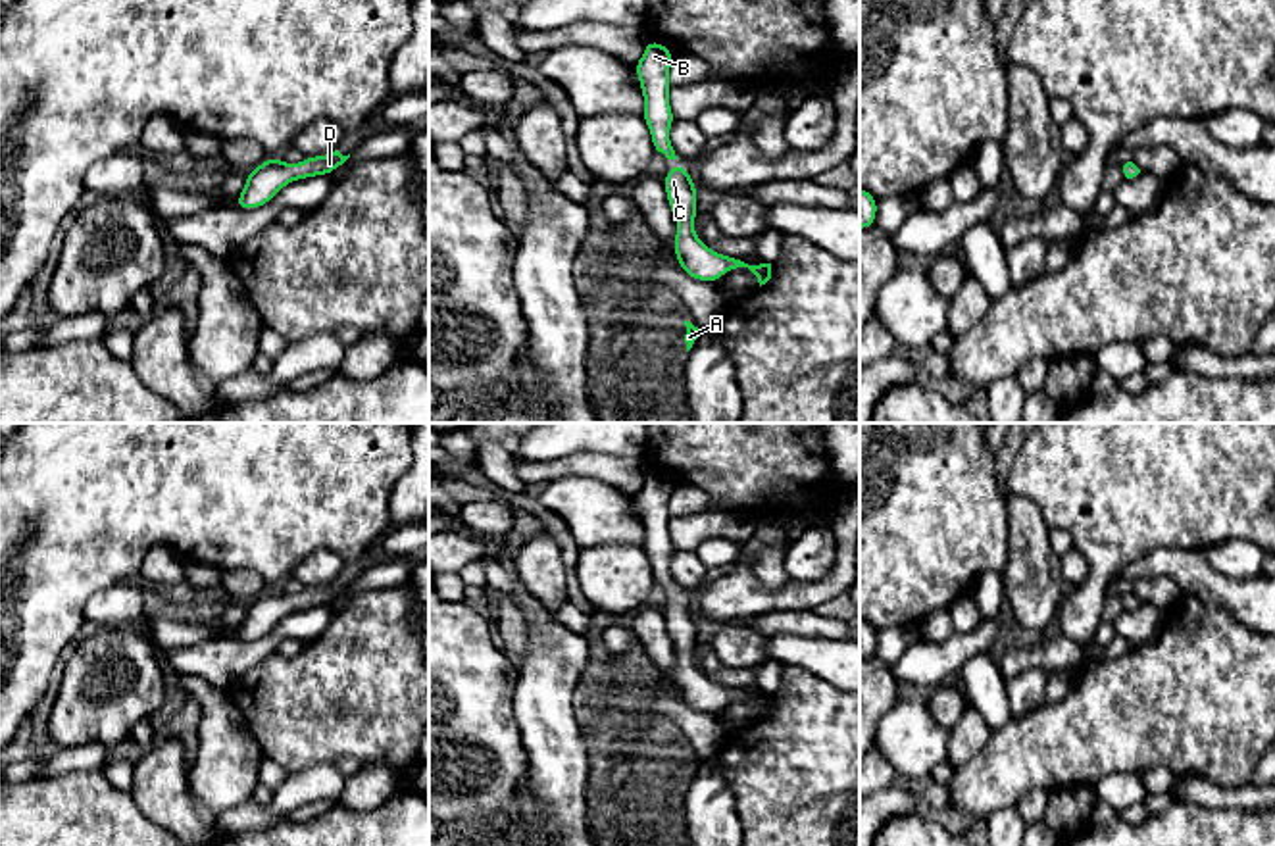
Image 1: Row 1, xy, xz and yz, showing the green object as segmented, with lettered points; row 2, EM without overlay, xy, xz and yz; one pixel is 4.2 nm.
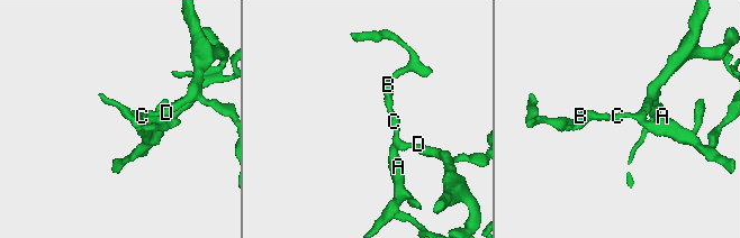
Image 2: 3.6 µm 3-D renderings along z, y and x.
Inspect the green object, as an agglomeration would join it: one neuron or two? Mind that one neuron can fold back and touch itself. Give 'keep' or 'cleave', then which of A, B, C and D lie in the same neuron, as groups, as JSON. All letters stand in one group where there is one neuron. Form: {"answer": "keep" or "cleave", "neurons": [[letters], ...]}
{"answer": "keep", "neurons": [["A", "B", "C", "D"]]}

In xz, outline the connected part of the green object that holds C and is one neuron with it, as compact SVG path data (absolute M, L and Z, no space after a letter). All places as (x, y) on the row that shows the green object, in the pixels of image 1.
M673 165L662 181L665 187L667 204L677 221L677 235L673 242L675 258L690 279L715 283L729 269L748 269L756 275L760 286L771 279L771 263L754 265L744 258L717 254L694 235L698 188L690 179L687 165Z

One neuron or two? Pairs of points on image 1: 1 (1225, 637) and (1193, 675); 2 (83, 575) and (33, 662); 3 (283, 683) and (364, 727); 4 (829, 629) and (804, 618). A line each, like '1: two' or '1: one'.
1: one
2: one
3: one
4: one

